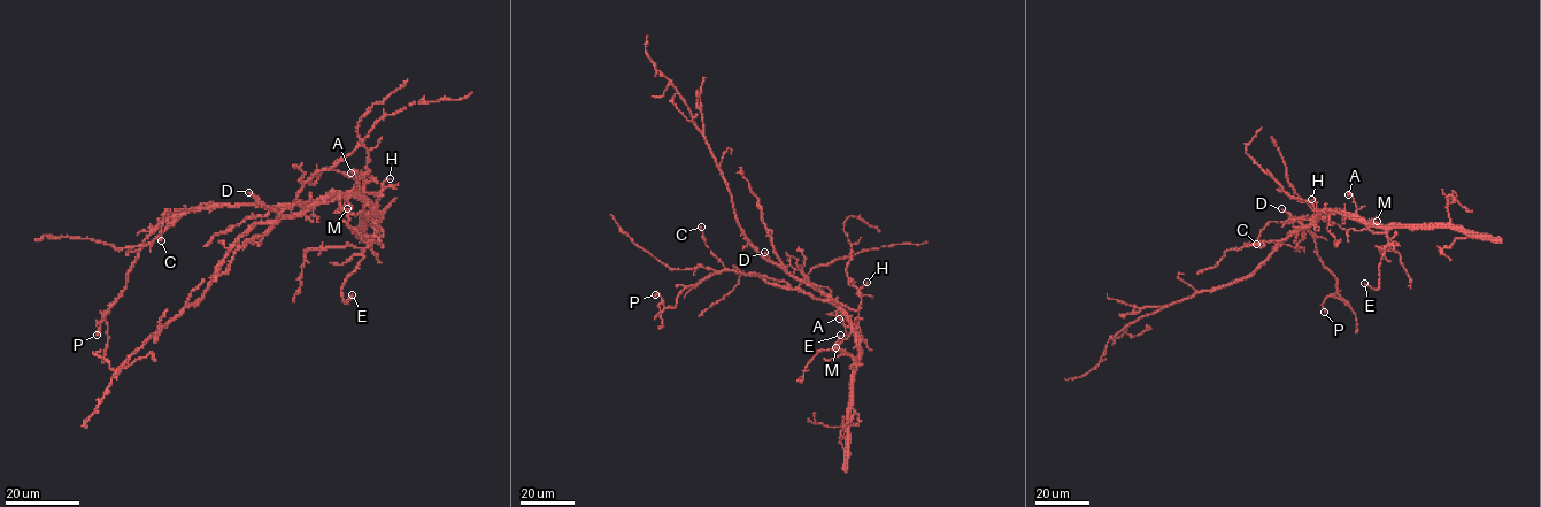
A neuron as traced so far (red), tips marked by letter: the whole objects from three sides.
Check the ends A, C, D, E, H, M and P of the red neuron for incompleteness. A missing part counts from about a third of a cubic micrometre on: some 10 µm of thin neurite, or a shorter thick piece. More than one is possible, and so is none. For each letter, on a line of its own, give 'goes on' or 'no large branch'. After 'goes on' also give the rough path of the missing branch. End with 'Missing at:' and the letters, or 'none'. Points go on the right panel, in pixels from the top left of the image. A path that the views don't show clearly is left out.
A: no large branch
C: no large branch
D: goes on
E: no large branch
H: no large branch
M: no large branch
P: no large branch
Missing at: D

